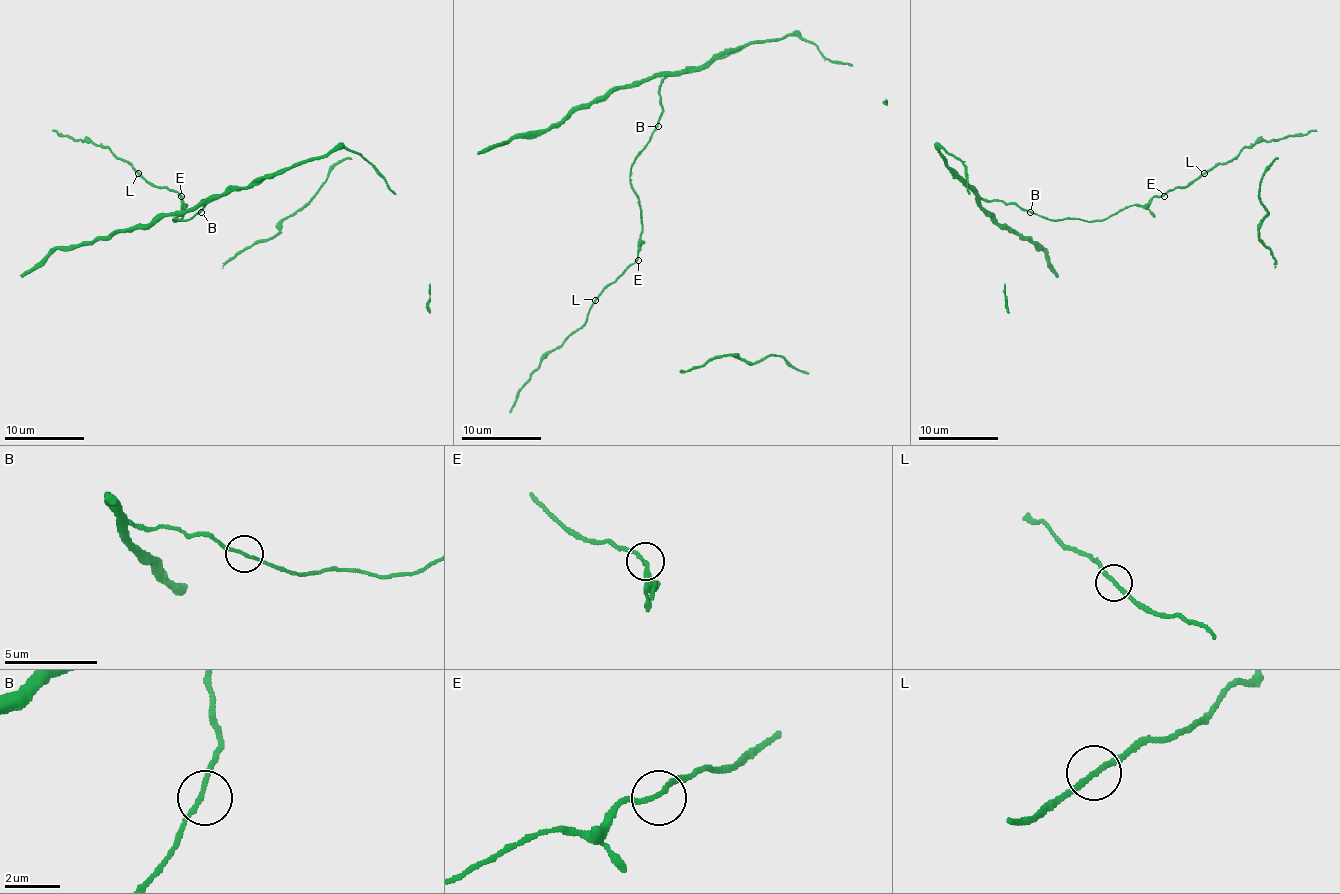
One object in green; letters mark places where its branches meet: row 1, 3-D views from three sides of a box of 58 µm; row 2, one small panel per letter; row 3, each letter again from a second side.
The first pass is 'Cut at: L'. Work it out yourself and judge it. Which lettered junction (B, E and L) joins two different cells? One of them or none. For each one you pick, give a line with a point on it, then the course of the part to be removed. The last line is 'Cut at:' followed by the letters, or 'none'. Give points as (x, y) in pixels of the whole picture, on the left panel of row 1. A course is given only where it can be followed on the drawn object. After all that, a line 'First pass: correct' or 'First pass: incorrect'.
L: (138, 173) | (137, 174), (107, 148), (61, 136), (53, 130)
Cut at: L
First pass: correct

